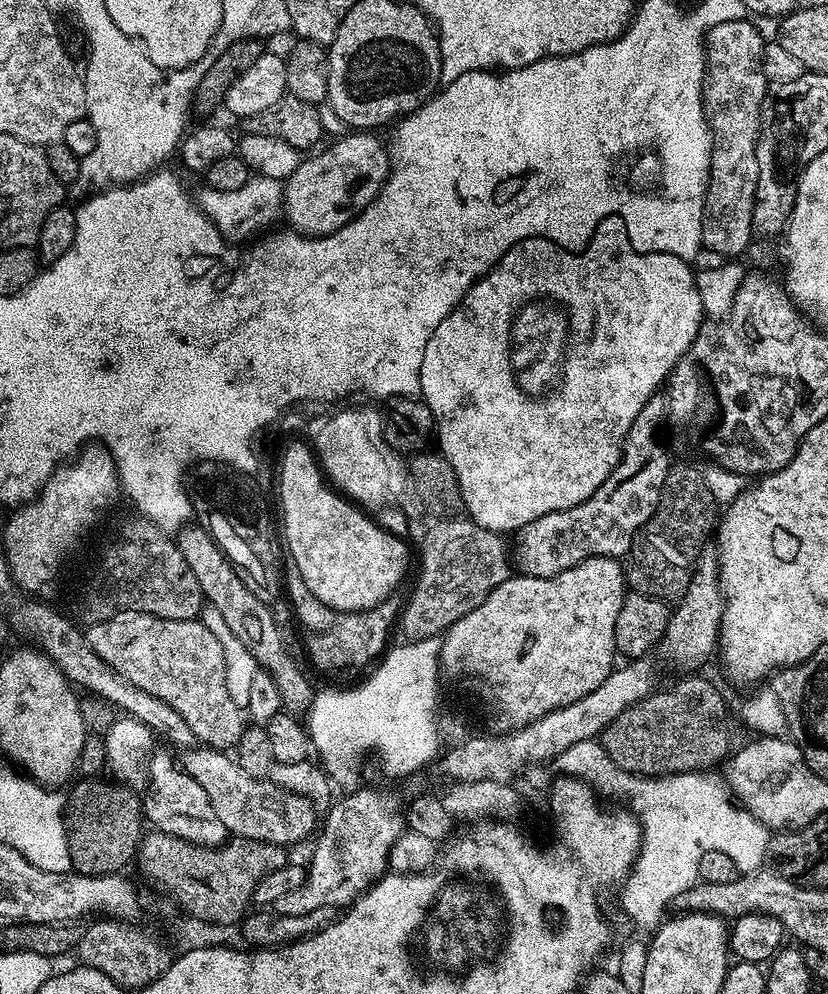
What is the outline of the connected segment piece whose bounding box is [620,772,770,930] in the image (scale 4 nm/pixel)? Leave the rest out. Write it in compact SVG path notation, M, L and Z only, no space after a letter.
M676 772L671 776L633 775L632 805L630 811L640 821L640 853L627 876L623 877L624 889L620 892L620 904L624 912L640 928L655 930L664 923L674 894L690 890L700 880L698 862L702 854L719 850L737 873L758 872L768 859L770 829L758 822L734 799L727 783L716 774L708 772Z

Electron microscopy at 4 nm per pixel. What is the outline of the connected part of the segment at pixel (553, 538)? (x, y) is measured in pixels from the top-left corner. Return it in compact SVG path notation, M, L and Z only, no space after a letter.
M596 490L584 503L570 509L548 513L519 530L515 537L505 537L504 547L512 549L515 569L524 576L557 578L594 556L623 559L632 550L634 507L630 504L605 504L604 490Z

